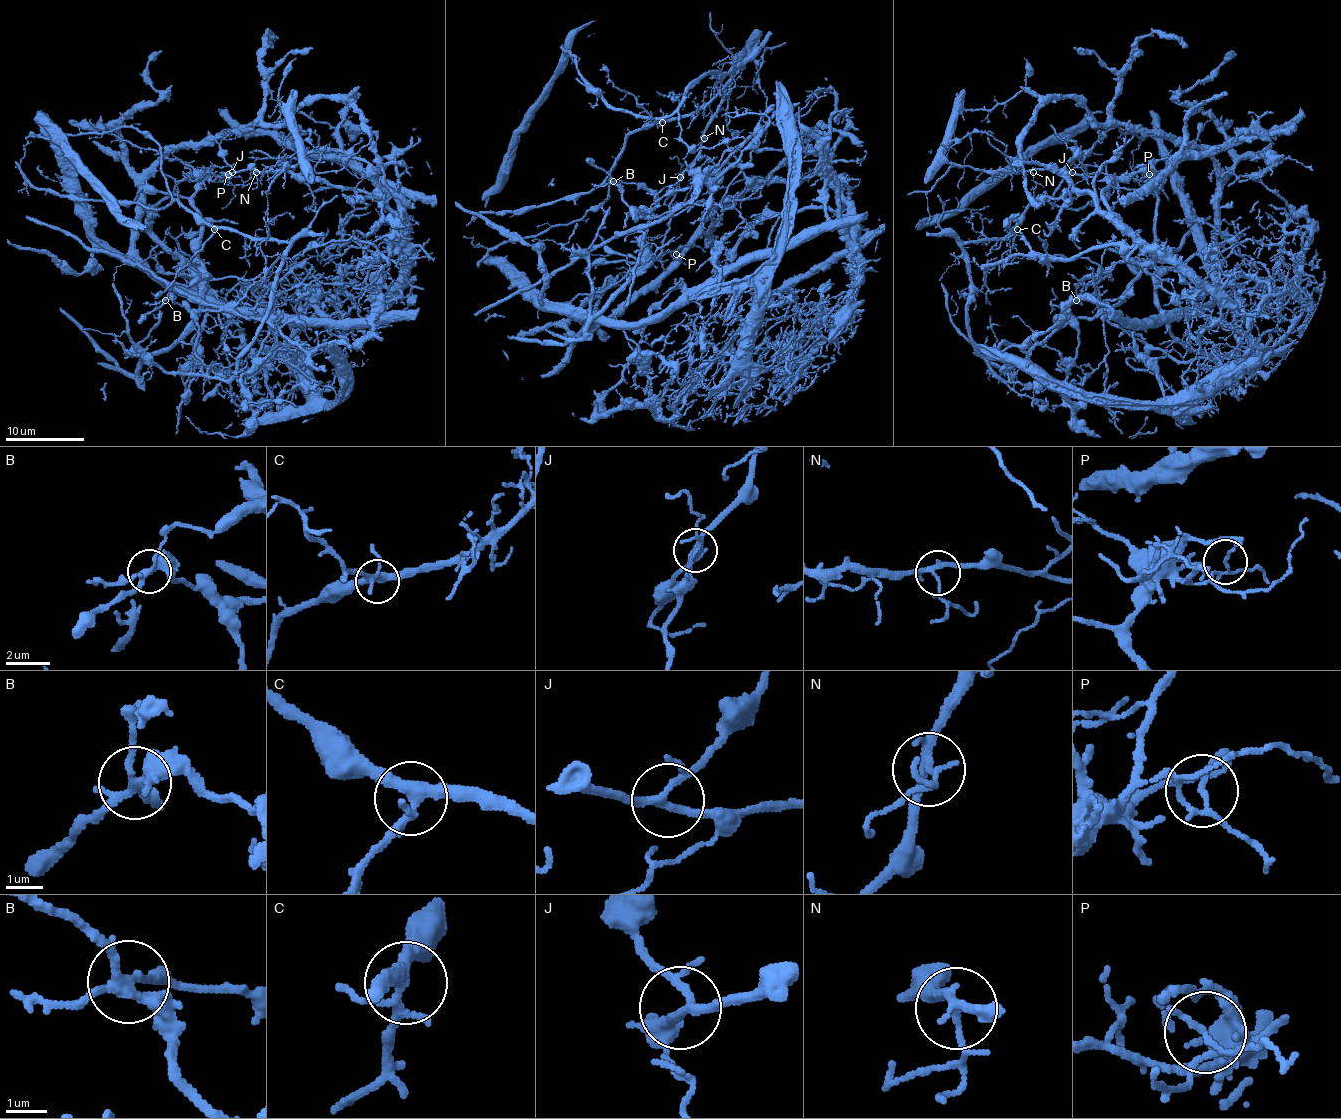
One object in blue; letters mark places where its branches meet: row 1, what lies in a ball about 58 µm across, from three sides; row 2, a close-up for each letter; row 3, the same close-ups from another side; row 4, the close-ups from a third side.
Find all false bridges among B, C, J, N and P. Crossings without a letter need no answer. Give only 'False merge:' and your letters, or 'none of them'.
False merge: B, P

